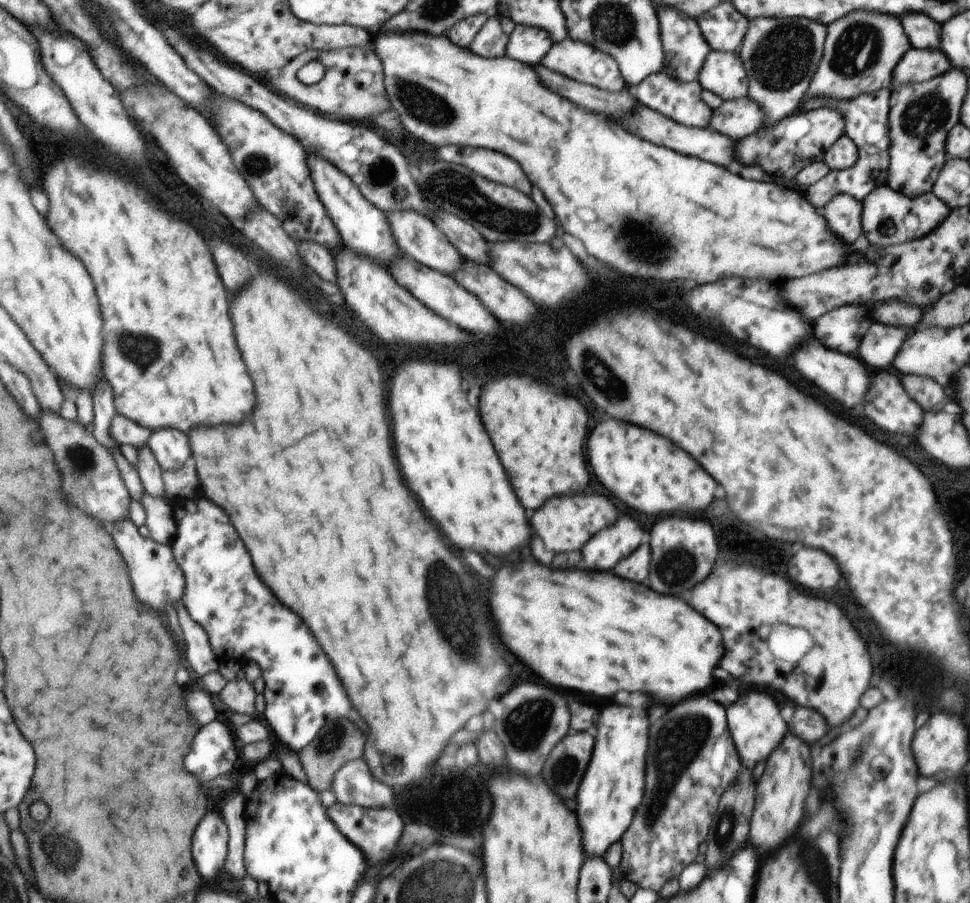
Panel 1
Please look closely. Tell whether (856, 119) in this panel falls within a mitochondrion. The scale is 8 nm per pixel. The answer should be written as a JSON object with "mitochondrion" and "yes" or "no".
{"mitochondrion":"yes"}

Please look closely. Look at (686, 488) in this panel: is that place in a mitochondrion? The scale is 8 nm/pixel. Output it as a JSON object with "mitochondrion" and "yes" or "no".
{"mitochondrion":"no"}

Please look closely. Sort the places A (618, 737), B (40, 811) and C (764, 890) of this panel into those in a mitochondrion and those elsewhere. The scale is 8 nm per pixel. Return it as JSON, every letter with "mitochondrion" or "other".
{"A":"other","B":"mitochondrion","C":"other"}

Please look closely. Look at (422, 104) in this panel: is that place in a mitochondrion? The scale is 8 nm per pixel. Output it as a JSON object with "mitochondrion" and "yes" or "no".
{"mitochondrion":"yes"}

